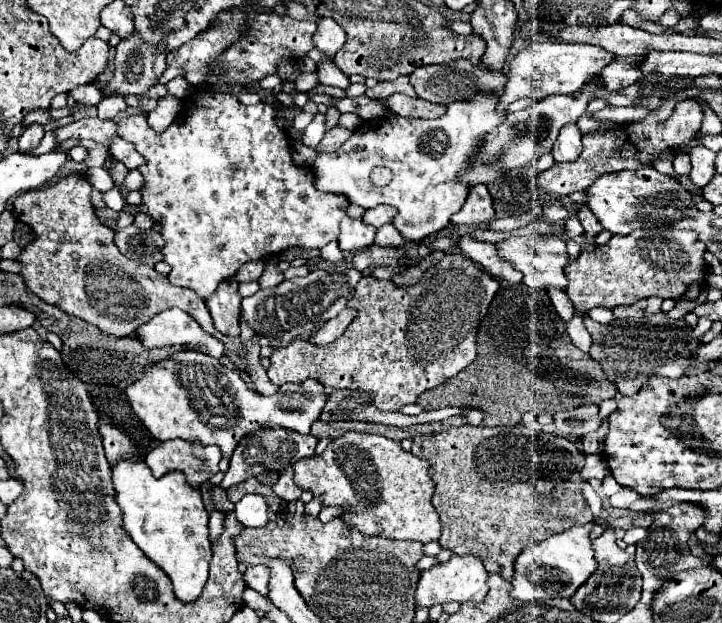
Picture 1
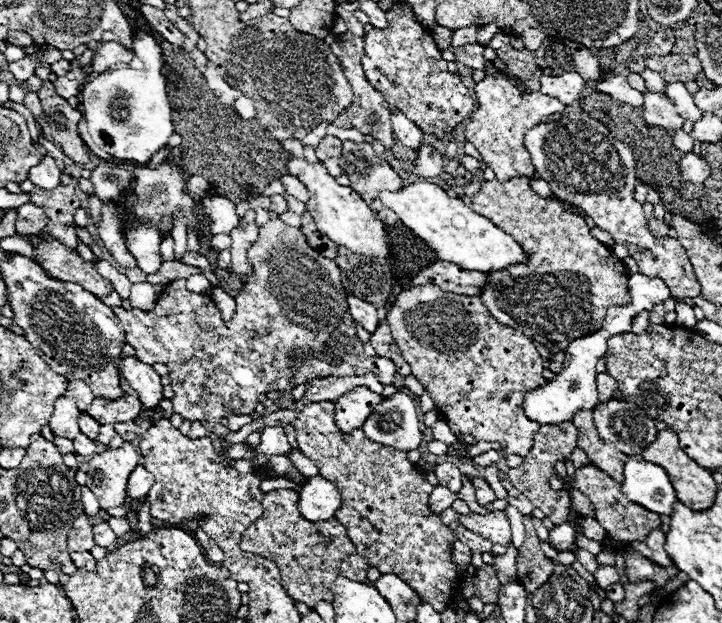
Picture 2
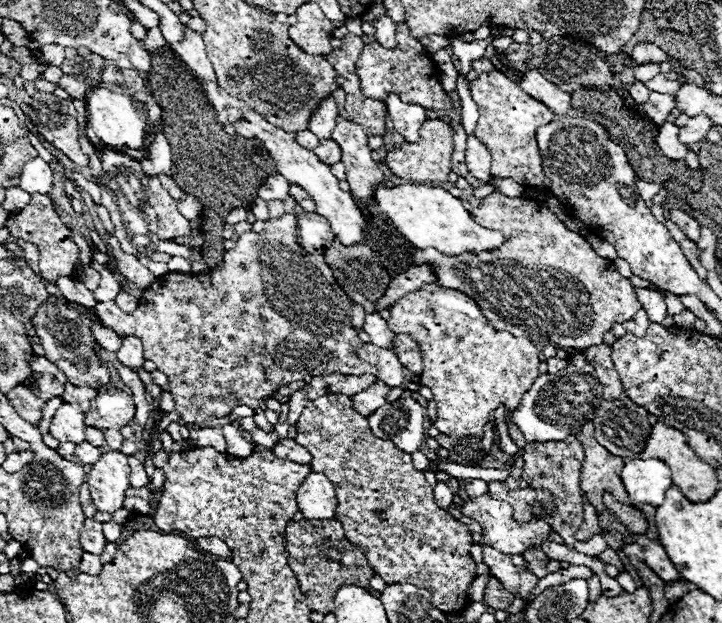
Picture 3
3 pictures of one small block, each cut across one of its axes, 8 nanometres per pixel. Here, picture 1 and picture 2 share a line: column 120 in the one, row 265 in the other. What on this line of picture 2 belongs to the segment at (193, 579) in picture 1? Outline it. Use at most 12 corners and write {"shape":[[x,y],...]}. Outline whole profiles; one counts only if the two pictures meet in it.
{"shape":[[432,182],[380,202],[440,260],[476,272],[524,248]]}

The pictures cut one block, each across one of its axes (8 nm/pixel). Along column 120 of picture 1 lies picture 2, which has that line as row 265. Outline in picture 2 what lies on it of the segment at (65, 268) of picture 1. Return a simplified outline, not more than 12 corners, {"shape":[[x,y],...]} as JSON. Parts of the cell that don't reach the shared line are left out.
{"shape":[[260,226],[230,322],[184,278],[112,308],[190,422],[314,376],[392,384],[336,262]]}

